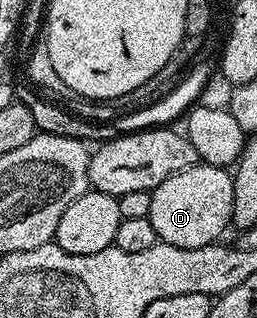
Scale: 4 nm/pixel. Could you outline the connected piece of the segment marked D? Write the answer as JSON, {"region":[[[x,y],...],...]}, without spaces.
{"region":[[[198,165],[183,169],[183,173],[175,173],[167,177],[151,192],[151,213],[149,220],[155,225],[158,240],[170,243],[179,249],[199,249],[208,243],[218,242],[222,238],[225,226],[230,226],[233,218],[233,176],[224,167]]]}

